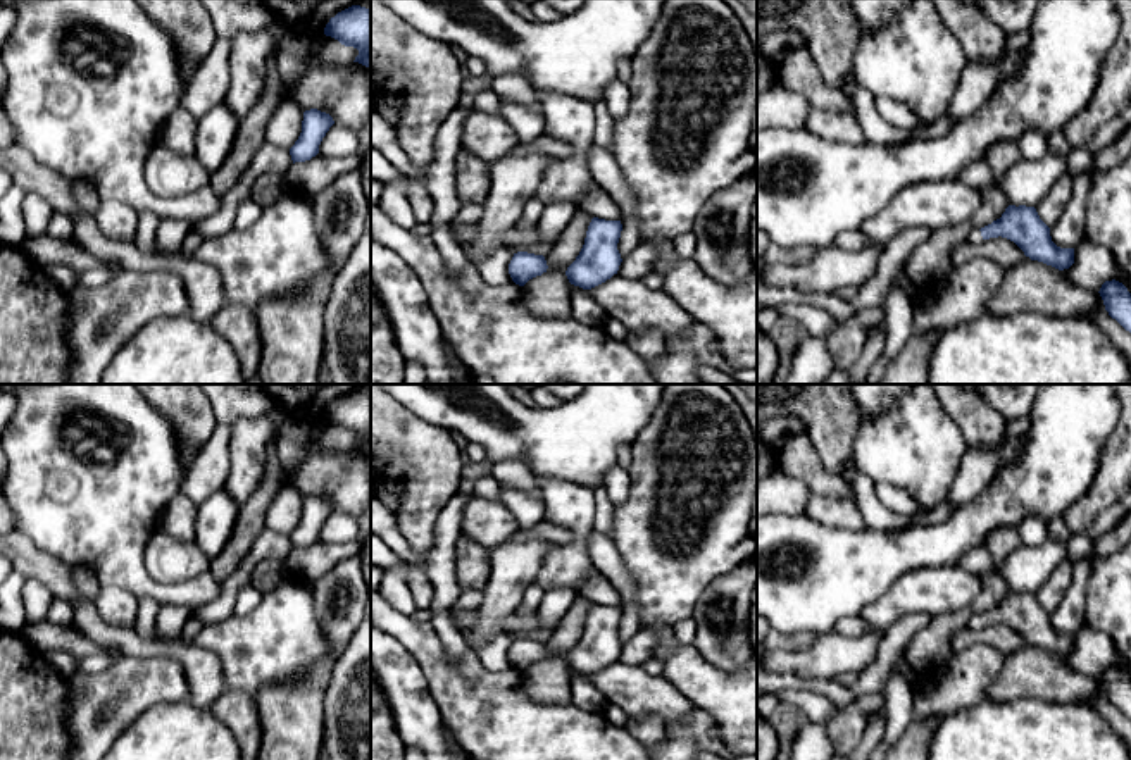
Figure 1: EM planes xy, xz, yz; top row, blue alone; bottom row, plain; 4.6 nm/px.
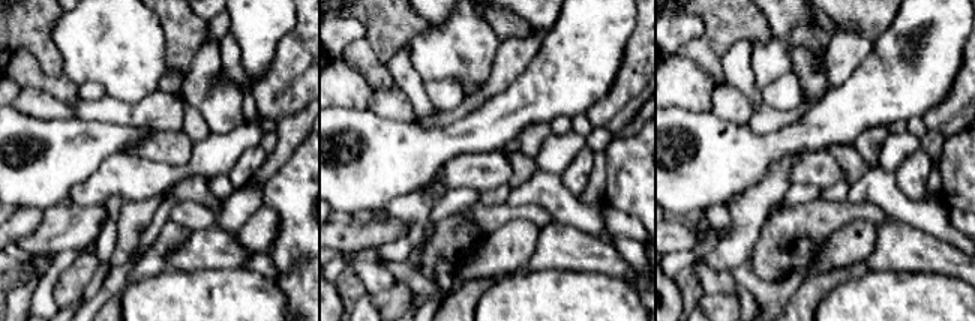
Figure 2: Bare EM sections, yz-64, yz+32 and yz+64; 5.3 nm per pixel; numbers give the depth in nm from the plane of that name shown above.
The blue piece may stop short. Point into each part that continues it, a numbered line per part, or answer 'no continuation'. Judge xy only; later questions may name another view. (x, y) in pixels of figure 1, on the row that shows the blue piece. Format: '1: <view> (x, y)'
no continuation

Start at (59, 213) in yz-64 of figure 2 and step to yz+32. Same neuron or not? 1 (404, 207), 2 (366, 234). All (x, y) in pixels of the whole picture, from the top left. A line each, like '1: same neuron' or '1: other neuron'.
1: other neuron
2: same neuron

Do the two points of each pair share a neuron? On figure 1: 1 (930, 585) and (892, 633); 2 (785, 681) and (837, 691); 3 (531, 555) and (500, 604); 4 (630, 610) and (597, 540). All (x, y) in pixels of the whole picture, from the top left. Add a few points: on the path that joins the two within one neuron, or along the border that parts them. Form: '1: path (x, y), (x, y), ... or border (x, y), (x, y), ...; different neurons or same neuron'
1: border (933, 616), (907, 612), (883, 631); different neurons
2: path (797, 683), (824, 686); same neuron
3: path (519, 567), (509, 578), (504, 591); same neuron
4: path (628, 593), (606, 557); same neuron

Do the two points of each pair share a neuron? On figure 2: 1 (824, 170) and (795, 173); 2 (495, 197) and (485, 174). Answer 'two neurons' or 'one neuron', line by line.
1: one neuron
2: two neurons

